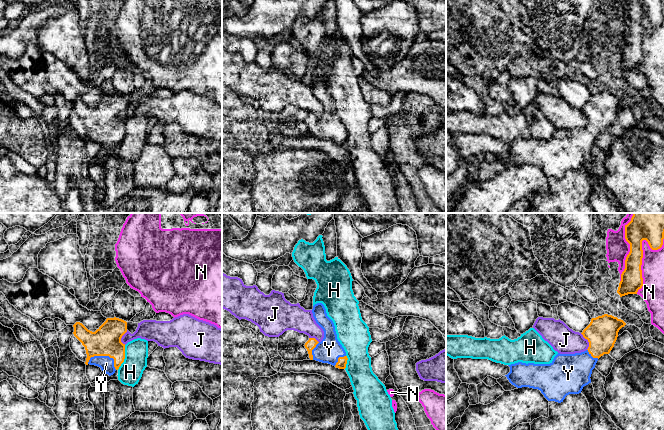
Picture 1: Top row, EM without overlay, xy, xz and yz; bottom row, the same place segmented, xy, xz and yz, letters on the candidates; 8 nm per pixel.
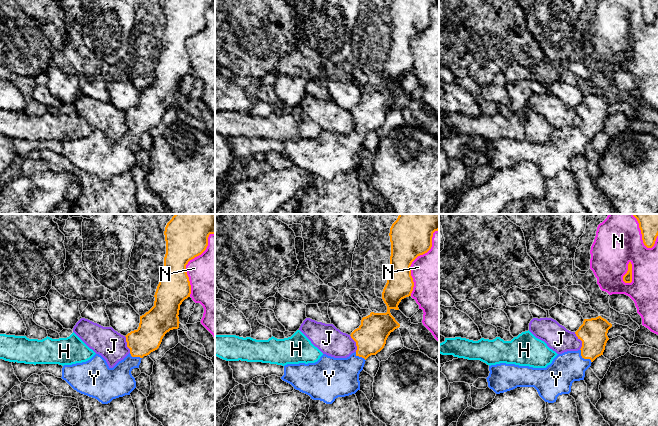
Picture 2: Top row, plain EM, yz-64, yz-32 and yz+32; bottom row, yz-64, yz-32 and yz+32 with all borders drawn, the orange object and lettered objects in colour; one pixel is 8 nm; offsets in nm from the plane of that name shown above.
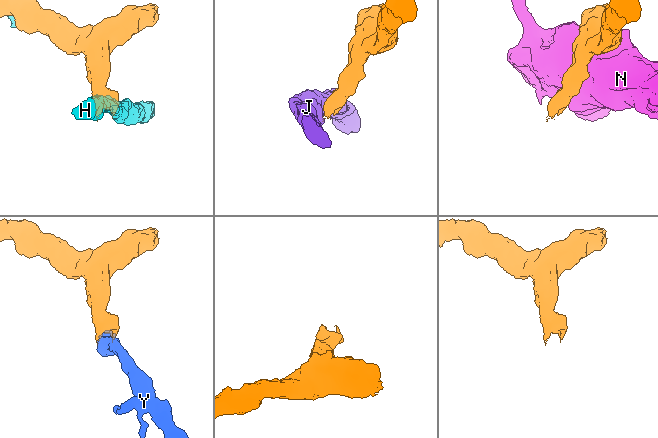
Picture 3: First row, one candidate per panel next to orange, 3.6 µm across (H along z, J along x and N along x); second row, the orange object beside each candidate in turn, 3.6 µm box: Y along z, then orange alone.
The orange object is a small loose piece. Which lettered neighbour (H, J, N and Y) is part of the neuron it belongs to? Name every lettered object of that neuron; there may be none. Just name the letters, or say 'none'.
Y

